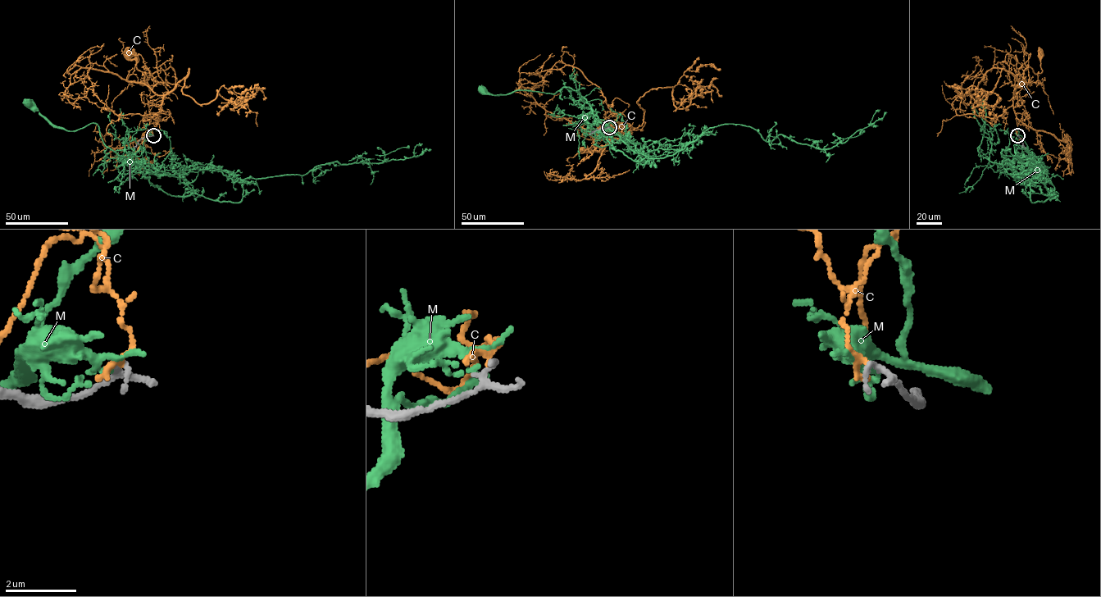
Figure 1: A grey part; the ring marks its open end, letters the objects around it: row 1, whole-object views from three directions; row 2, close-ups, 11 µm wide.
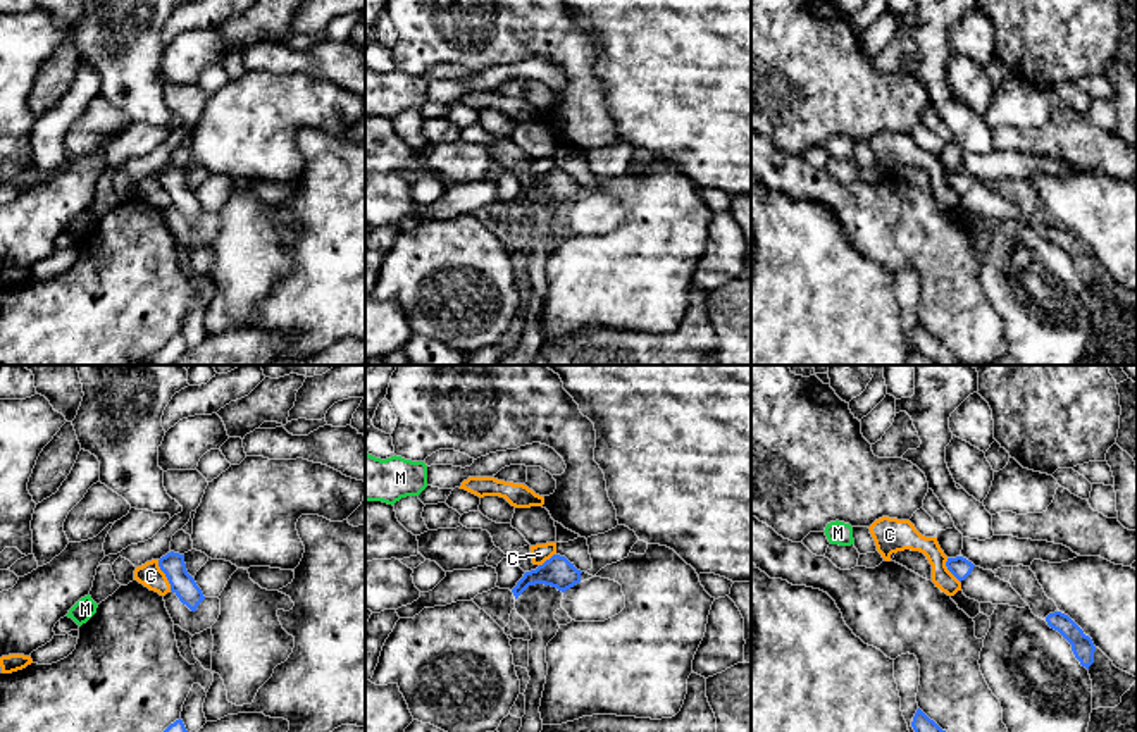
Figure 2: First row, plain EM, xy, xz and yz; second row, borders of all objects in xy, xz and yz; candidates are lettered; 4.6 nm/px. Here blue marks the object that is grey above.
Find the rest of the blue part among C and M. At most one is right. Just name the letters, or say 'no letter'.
no letter

